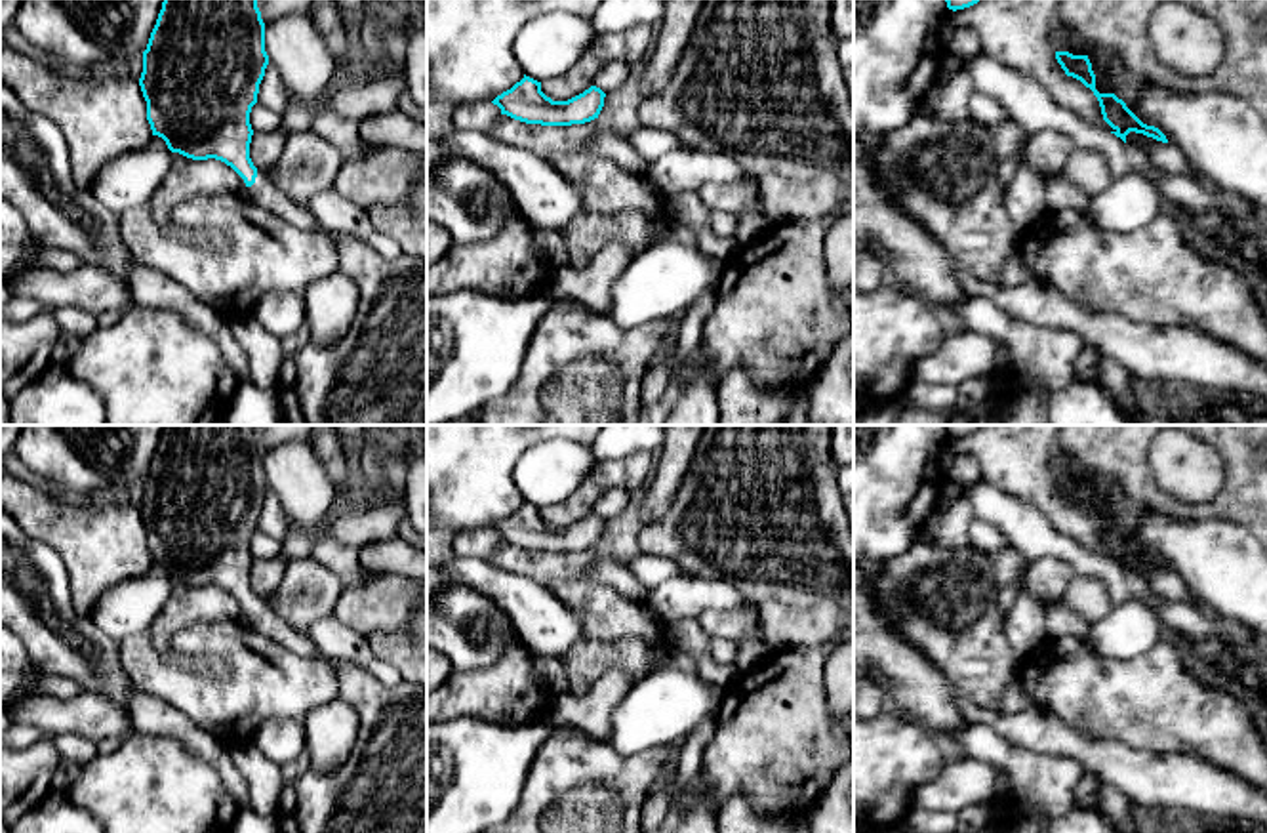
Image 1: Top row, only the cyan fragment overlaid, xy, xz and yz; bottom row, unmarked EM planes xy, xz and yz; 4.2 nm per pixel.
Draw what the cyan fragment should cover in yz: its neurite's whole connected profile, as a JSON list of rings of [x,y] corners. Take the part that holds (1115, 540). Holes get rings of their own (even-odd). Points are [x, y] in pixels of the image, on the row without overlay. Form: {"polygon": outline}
{"polygon": [[[1056,478],[1056,486],[1067,503],[1080,507],[1086,515],[1094,518],[1099,528],[1103,547],[1113,555],[1111,560],[1120,564],[1124,570],[1130,559],[1143,560],[1156,568],[1168,570],[1166,562],[1158,555],[1143,551],[1115,520],[1099,520],[1096,517],[1096,501],[1092,498],[1088,482]]]}

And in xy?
{"polygon": [[[164,425],[139,505],[147,547],[171,579],[225,589],[240,602],[242,623],[316,660],[311,635],[280,620],[250,585],[250,539],[267,492],[257,425]]]}

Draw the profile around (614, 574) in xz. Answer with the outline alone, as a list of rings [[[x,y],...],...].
[[[596,559],[587,566],[585,579],[615,589],[621,597],[633,602],[646,602],[648,589],[640,579],[617,560]]]

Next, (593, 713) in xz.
[[[623,671],[604,673],[585,696],[572,692],[554,694],[537,724],[575,726],[594,738],[606,738],[612,730],[613,711],[633,686]]]

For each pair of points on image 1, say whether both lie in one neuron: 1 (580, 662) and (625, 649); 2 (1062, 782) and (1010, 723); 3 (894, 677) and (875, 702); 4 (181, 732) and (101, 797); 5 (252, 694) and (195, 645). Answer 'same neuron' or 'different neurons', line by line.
1: same neuron
2: different neurons
3: different neurons
4: different neurons
5: same neuron

